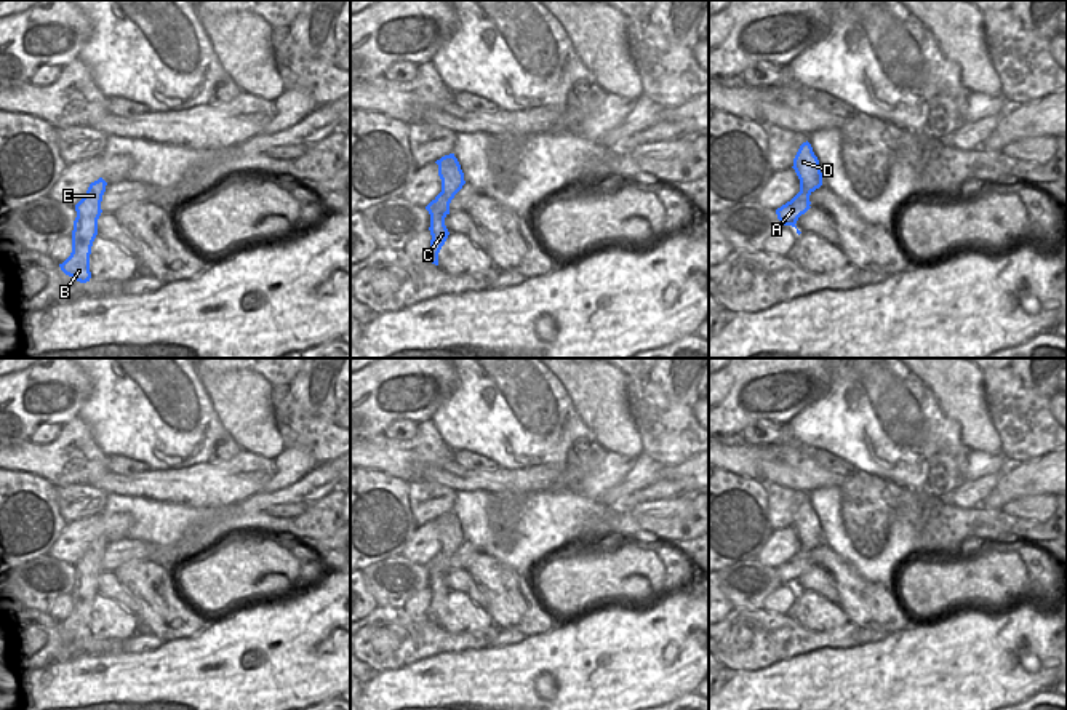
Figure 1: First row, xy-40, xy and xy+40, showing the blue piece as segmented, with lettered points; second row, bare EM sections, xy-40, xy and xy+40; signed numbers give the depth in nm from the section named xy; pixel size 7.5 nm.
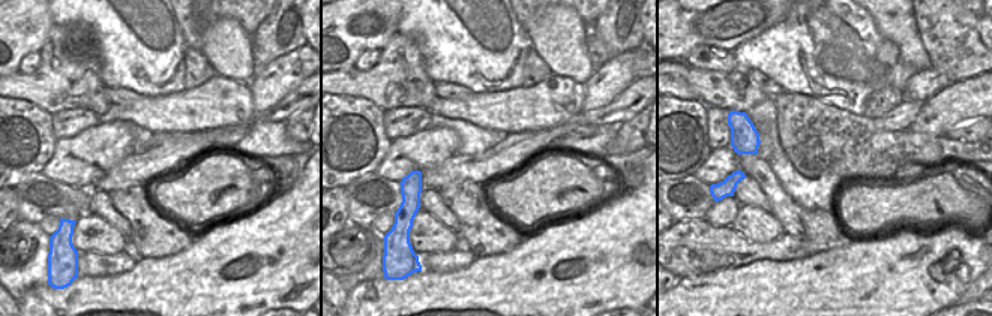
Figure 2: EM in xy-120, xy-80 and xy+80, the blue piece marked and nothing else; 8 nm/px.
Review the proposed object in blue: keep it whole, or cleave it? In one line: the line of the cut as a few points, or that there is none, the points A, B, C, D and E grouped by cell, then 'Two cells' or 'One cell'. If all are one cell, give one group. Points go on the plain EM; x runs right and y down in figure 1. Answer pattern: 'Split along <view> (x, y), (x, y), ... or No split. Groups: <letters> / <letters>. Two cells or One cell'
Split along xy (435, 555), (440, 565), (450, 558). Groups: A / B C D E. Two cells.

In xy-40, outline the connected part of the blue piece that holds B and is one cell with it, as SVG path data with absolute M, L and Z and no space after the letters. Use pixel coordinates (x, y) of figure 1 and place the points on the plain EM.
M99 536L91 540L83 556L75 563L77 576L72 588L72 611L59 622L61 628L80 641L91 636L90 612L98 593L98 577L102 571L101 560L107 540Z

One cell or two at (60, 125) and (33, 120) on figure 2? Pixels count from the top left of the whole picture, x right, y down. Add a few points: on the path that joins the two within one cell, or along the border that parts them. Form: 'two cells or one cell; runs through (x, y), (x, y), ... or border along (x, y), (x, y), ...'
two cells; border along (51, 116), (51, 131), (57, 138)

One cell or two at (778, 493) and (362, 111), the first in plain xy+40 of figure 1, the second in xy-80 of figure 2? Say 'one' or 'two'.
two

